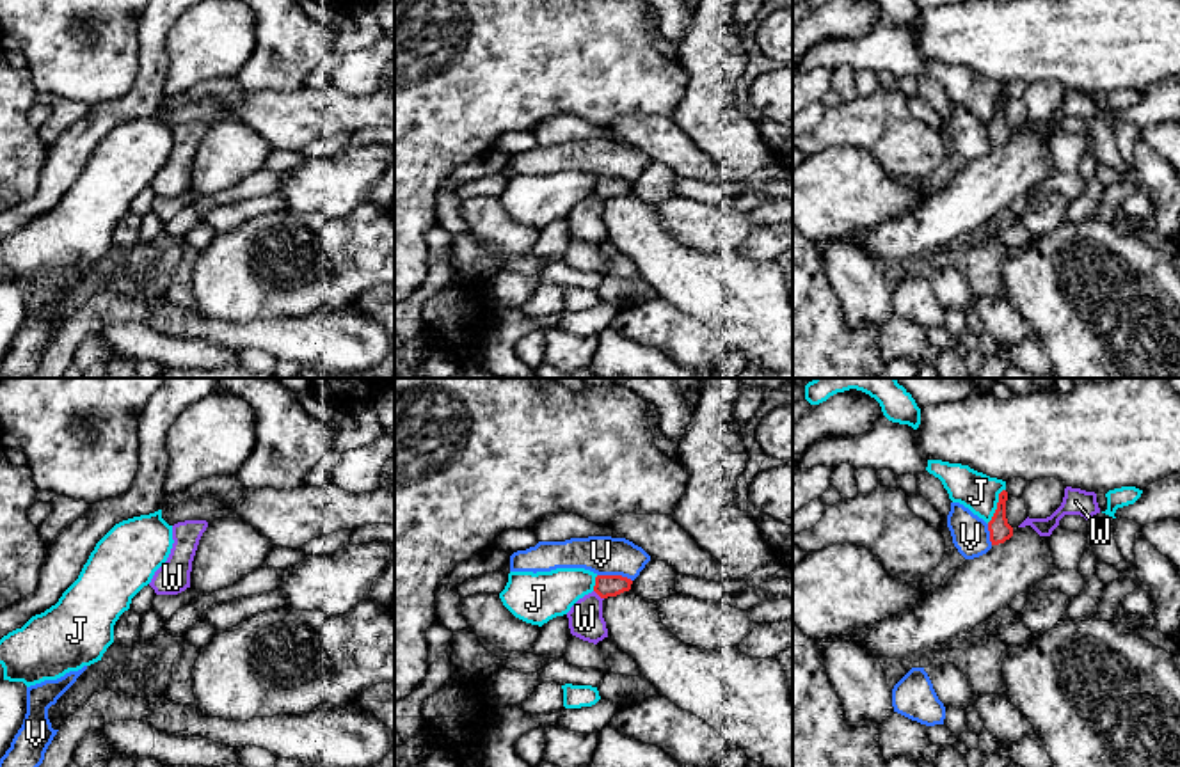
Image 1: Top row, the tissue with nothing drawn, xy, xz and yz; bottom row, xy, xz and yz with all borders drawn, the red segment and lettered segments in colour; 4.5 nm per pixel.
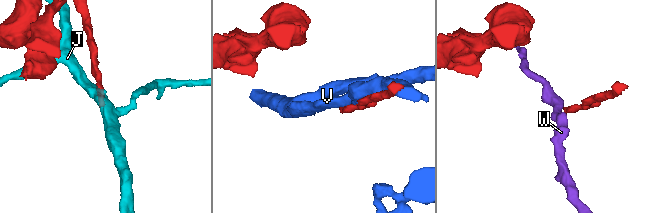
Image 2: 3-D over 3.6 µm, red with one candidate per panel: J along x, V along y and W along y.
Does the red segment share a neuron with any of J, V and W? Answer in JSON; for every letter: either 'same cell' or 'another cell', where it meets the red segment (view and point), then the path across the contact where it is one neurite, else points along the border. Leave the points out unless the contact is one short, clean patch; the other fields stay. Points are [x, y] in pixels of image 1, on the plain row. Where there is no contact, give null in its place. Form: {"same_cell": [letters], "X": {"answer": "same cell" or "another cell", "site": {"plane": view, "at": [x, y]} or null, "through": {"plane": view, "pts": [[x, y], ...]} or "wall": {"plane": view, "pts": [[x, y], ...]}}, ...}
{"same_cell": [], "J": {"answer": "another cell", "site": {"plane": "yz", "at": [997, 109]}, "wall": {"plane": "yz", "pts": [[1004, 91], [999, 96], [994, 118], [987, 125]]}}, "V": {"answer": "another cell", "site": {"plane": "xz", "at": [615, 178]}}, "W": {"answer": "another cell", "site": {"plane": "xz", "at": [599, 197]}, "wall": {"plane": "xz", "pts": [[594, 192], [603, 201]]}}}

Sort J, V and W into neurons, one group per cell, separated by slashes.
J / V / W

